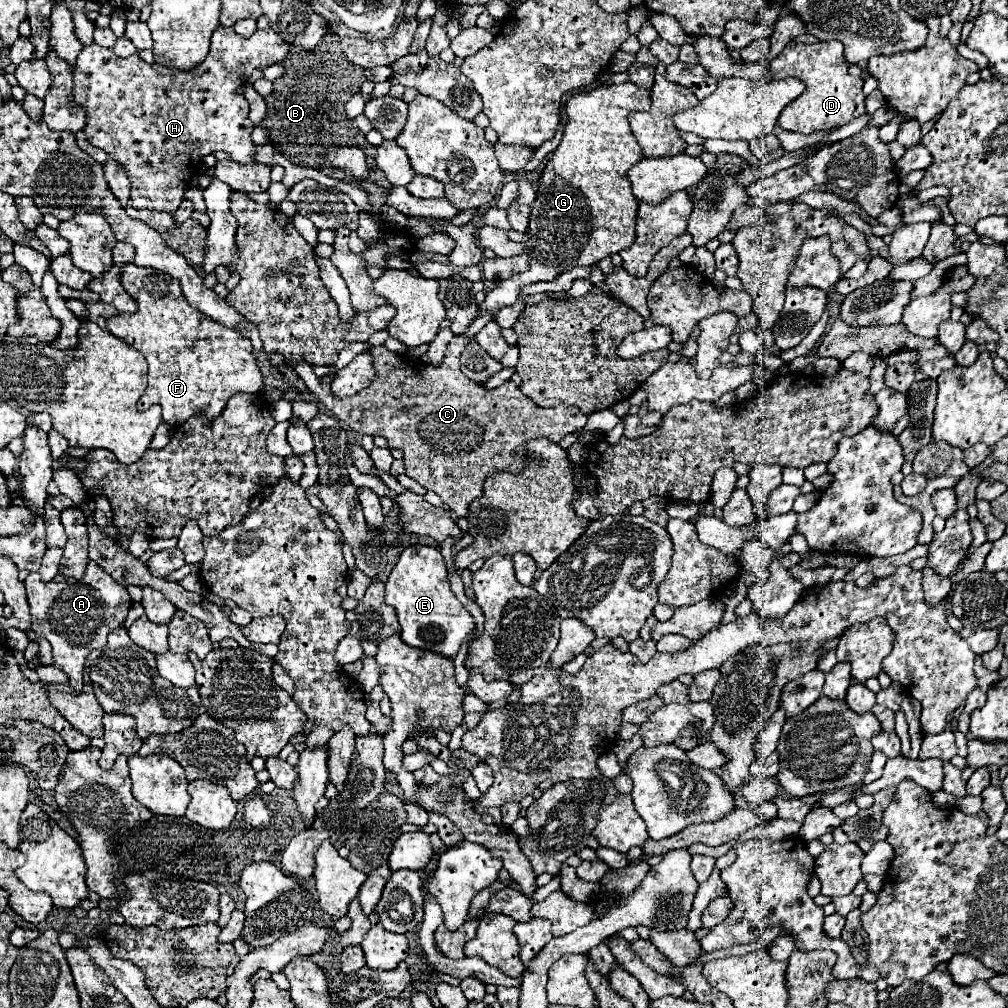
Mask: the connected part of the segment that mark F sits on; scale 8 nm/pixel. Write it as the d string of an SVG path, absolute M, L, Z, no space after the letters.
M123 264L121 284L135 298L139 308L135 314L115 314L107 318L107 330L147 358L148 384L137 402L139 410L161 404L167 424L183 424L197 412L213 420L235 392L261 390L263 376L251 356L251 340L191 308L175 278L161 270Z

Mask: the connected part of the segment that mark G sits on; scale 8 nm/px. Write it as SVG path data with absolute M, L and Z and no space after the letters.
M631 82L601 86L589 94L575 94L567 102L569 122L563 140L543 170L537 198L531 206L527 240L523 242L529 256L529 270L497 284L485 302L479 304L479 314L483 310L497 314L503 306L513 306L519 286L523 284L549 282L549 248L551 264L569 270L597 264L605 256L631 246L635 240L637 200L631 194L627 170L639 162L643 154L629 128L627 116L631 110L647 110L649 106L649 90L641 90Z

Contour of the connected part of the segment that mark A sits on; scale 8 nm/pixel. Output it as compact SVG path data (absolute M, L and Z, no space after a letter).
M93 560L87 564L83 580L65 578L57 574L53 580L43 582L37 572L25 578L27 600L31 606L31 628L39 638L49 640L53 648L53 666L69 676L69 684L75 690L83 688L83 664L91 650L99 650L107 644L109 632L123 626L131 596L127 588L117 584L99 564Z

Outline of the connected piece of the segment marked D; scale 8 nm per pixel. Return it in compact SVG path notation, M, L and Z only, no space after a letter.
M839 40L817 42L817 44L799 44L789 42L785 50L769 62L769 72L773 78L795 76L805 82L805 92L797 102L791 102L779 116L779 124L785 130L811 134L815 130L829 130L835 126L843 126L853 118L865 112L865 94L863 94L863 78L853 78L847 72L847 60L843 56L843 44Z

